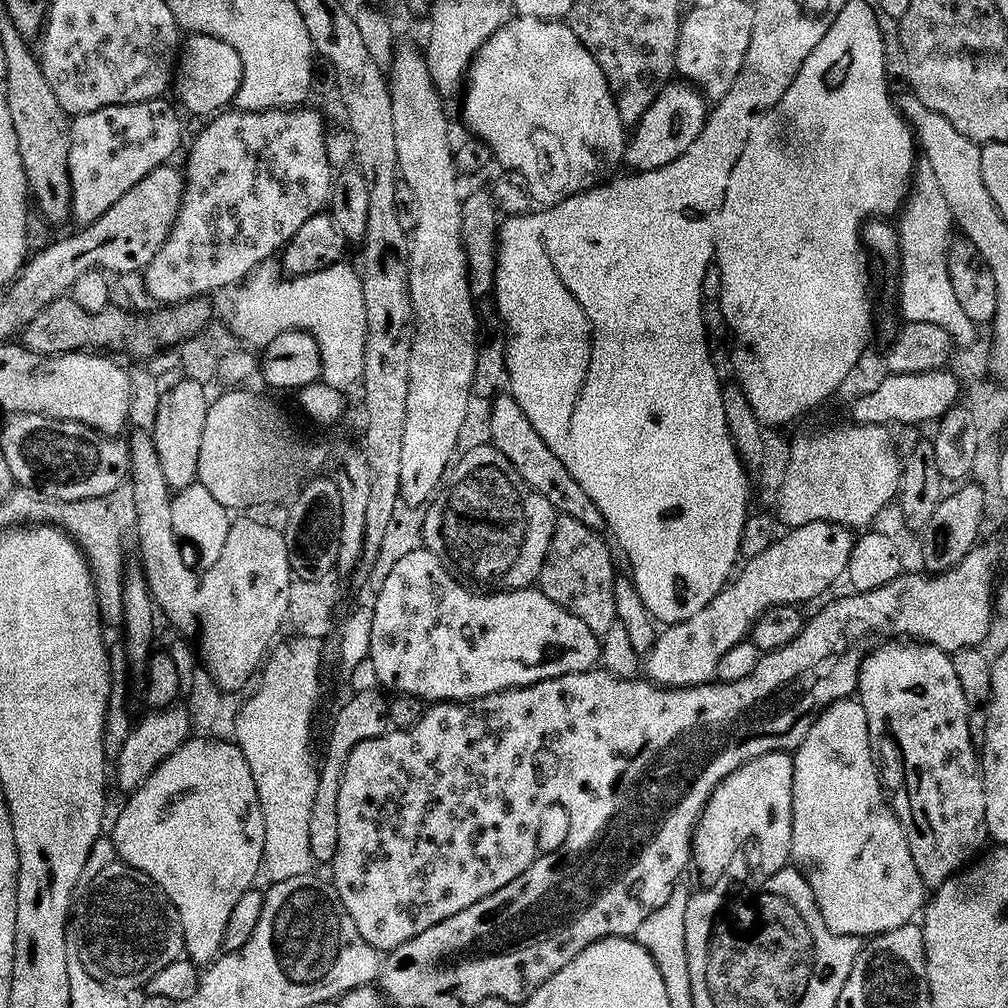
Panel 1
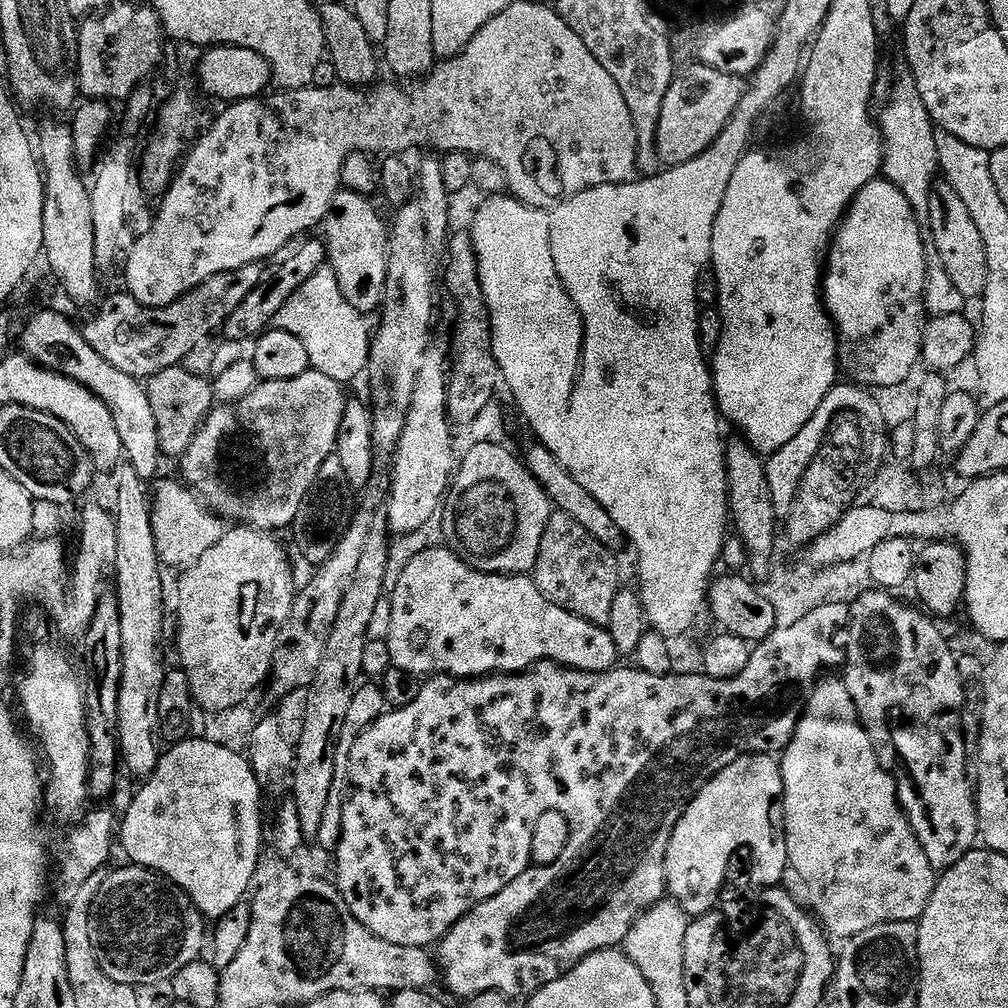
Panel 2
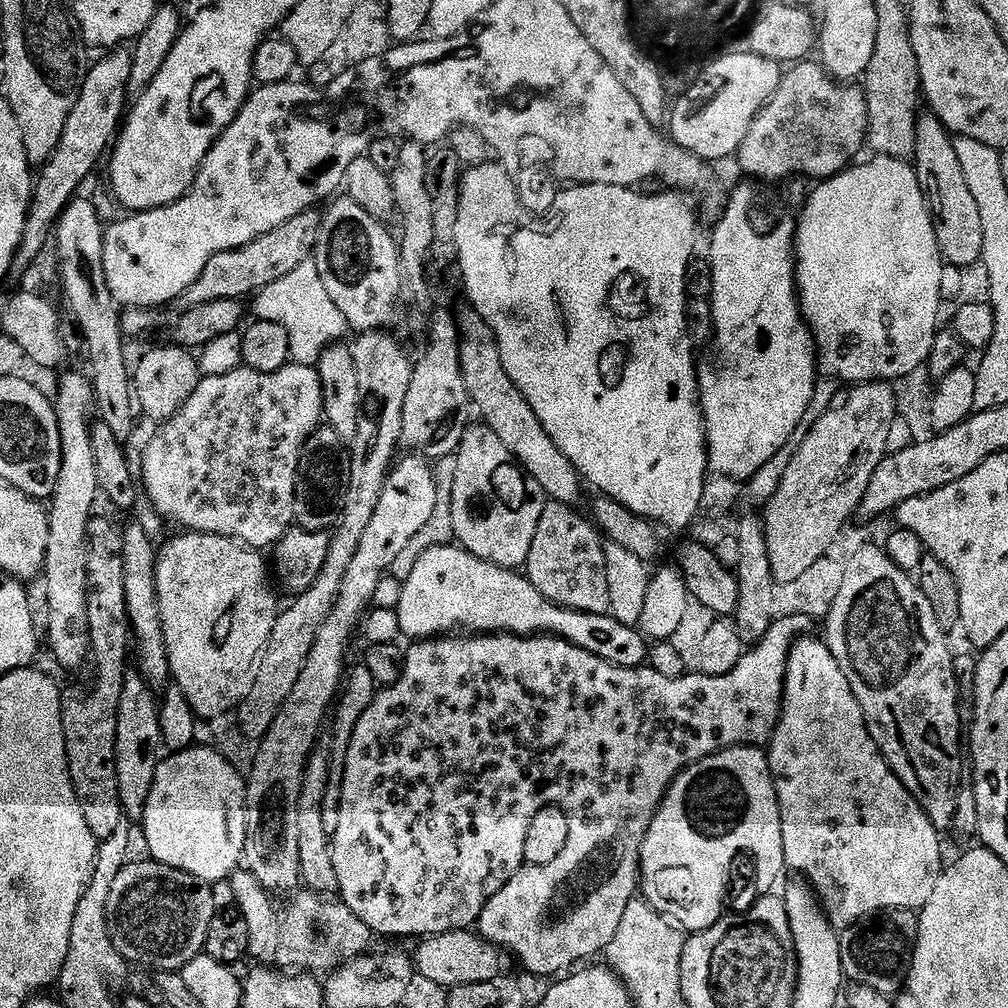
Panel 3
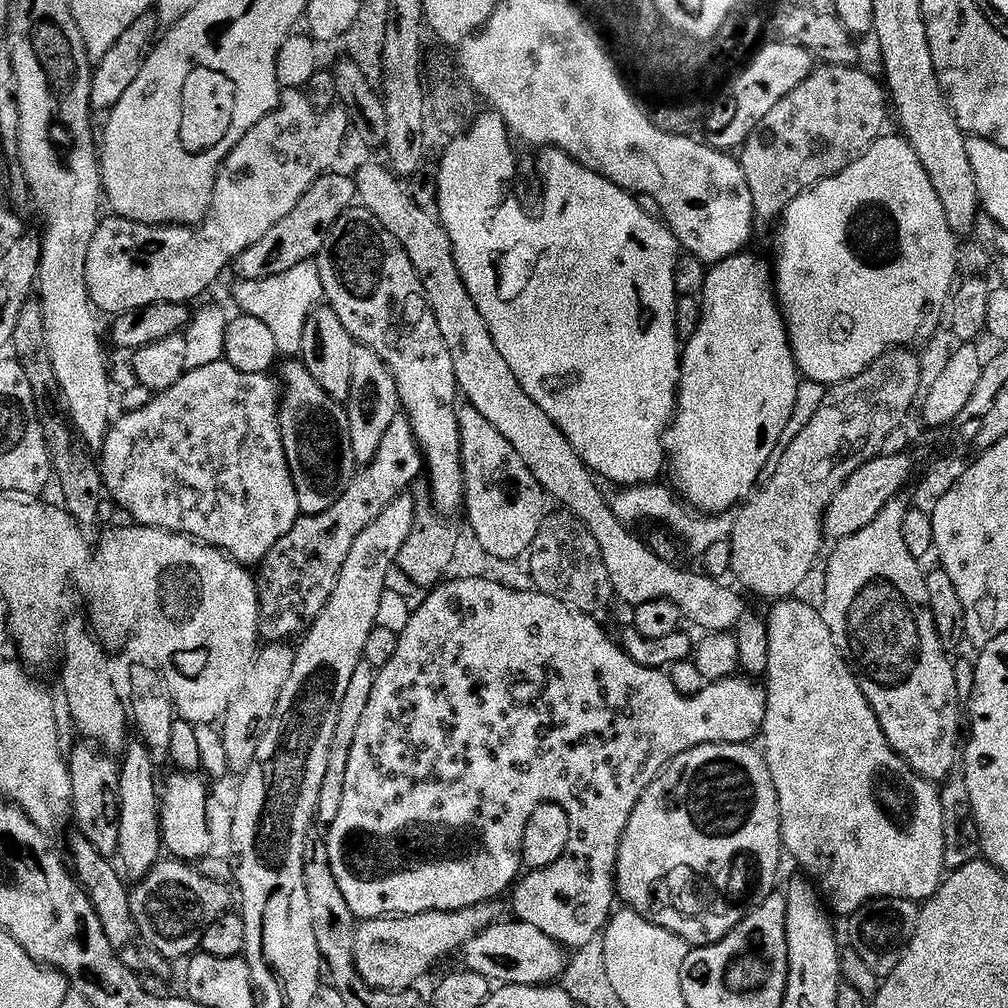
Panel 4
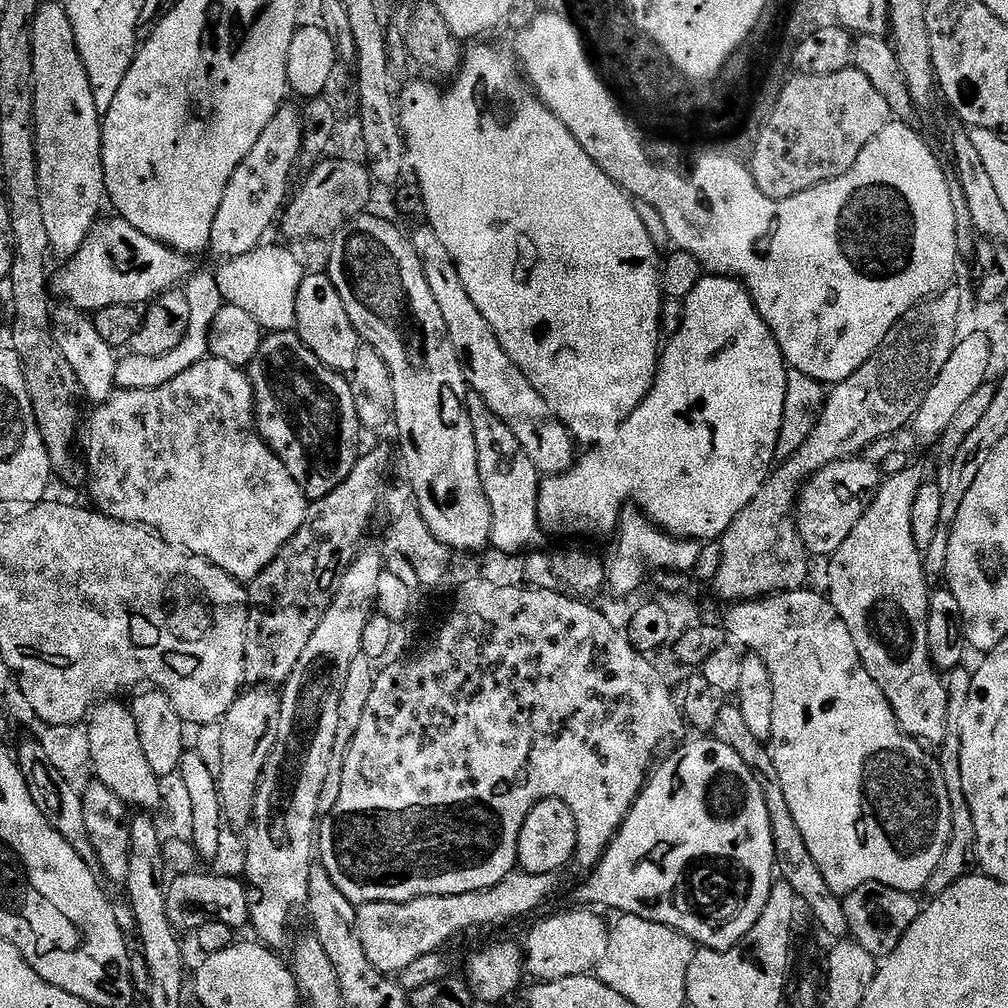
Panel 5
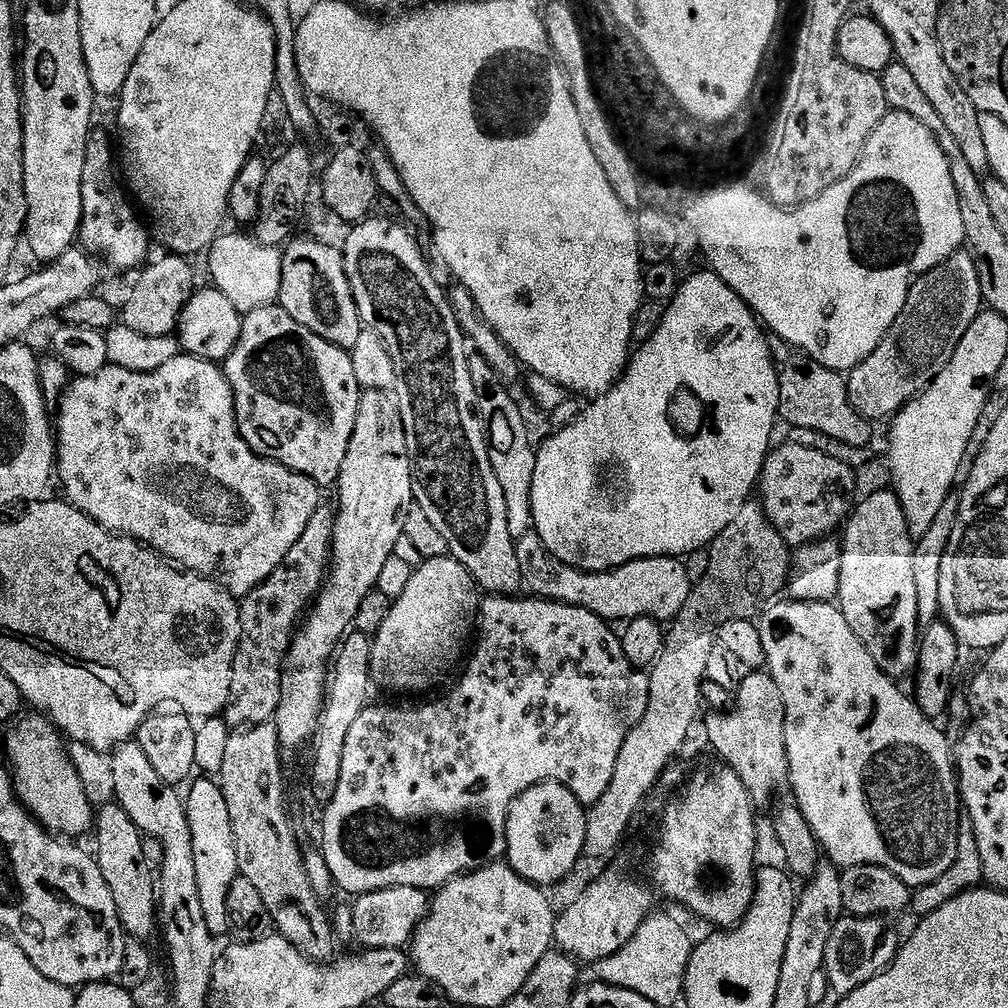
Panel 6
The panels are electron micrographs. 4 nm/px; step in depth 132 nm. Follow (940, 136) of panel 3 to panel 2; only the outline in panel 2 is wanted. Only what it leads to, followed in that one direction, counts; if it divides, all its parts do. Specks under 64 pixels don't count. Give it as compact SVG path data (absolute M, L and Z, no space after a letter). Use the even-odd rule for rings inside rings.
M944 178L937 179L936 185L930 194L930 214L926 221L927 227L932 227L930 232L930 244L934 247L934 255L940 259L942 266L946 266L946 274L950 274L954 286L958 286L958 294L962 294L965 301L972 302L972 299L983 297L988 285L988 259L986 258L986 242L982 238L981 231L978 230L977 223L974 222L973 215L966 208L966 203L958 196L958 191L952 184Z

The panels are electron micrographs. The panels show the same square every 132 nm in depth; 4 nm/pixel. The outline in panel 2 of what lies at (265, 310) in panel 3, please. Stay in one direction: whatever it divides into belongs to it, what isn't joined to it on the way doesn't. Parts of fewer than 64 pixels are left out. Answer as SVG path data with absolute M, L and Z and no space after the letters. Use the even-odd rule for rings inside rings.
M323 266L310 277L310 279L282 306L280 312L275 318L275 323L282 330L294 334L306 346L306 354L311 371L326 374L326 378L334 378L342 386L348 386L351 380L356 380L365 375L368 367L368 351L372 348L370 339L370 324L366 321L365 313L358 311L342 294L338 286L338 278L332 272L331 268Z

